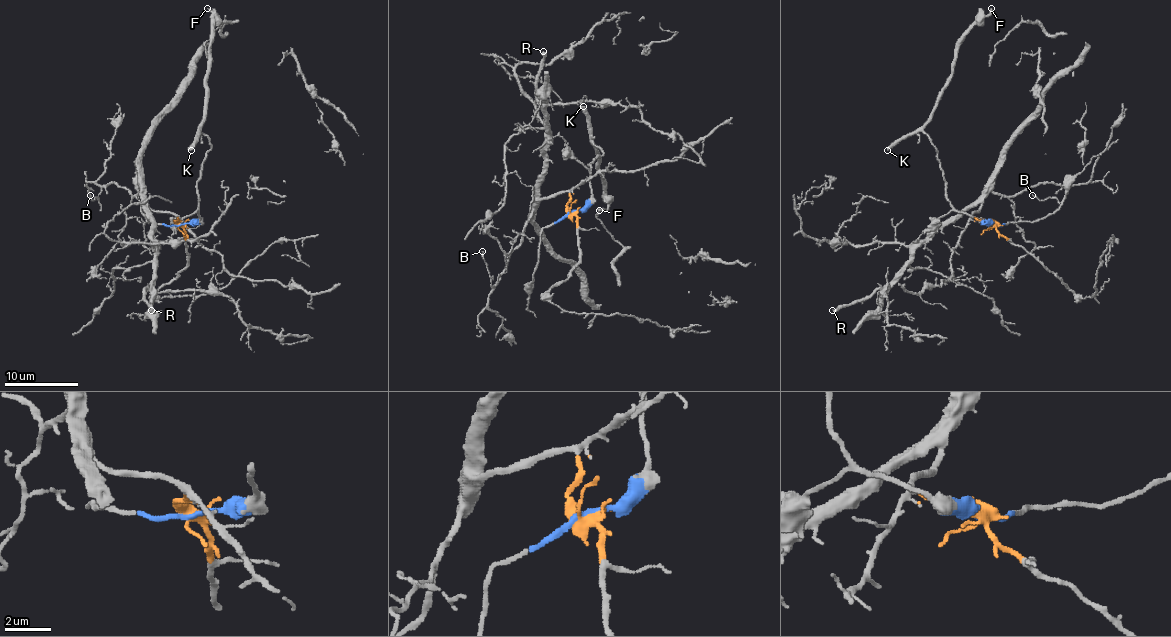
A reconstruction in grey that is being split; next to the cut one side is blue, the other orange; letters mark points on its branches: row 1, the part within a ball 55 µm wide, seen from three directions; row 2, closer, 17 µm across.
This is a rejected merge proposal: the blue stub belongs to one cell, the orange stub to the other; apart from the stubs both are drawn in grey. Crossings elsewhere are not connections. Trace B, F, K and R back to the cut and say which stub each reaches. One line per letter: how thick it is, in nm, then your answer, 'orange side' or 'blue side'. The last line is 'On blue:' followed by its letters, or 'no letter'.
B: 110 nm | orange side
F: 190 nm | blue side
K: 420 nm | blue side
R: 340 nm | orange side
On blue: F, K

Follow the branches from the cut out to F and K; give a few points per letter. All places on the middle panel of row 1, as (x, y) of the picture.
F: (571, 212), (582, 206), (591, 196), (591, 163), (602, 153), (593, 142), (608, 206), (599, 210)
K: (571, 212), (582, 206), (591, 196), (591, 163), (602, 153), (593, 142), (589, 115), (582, 106)

